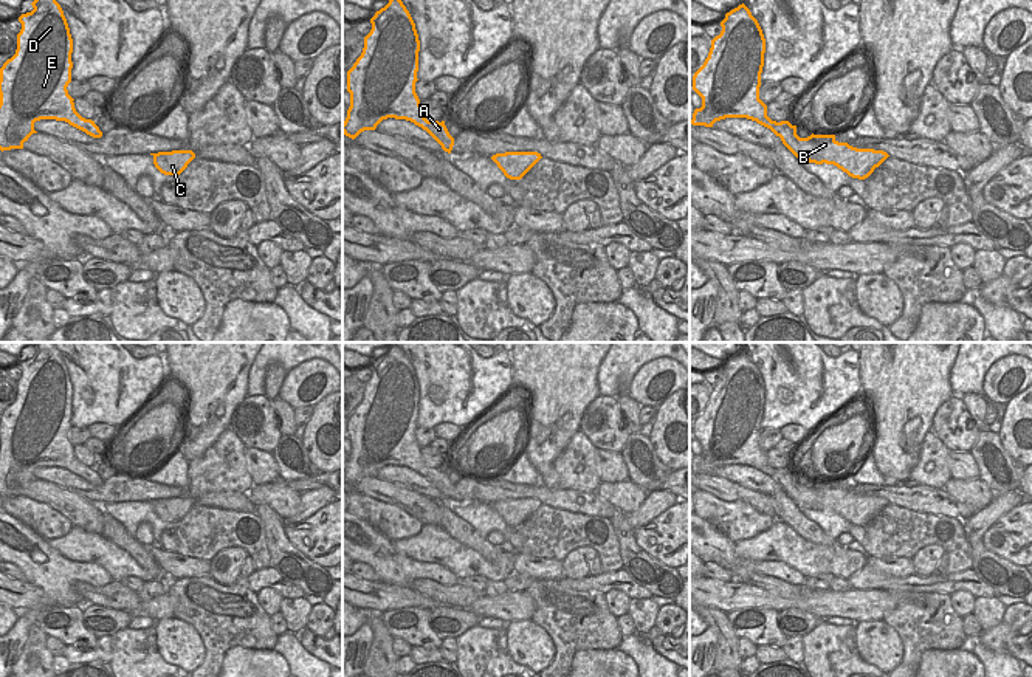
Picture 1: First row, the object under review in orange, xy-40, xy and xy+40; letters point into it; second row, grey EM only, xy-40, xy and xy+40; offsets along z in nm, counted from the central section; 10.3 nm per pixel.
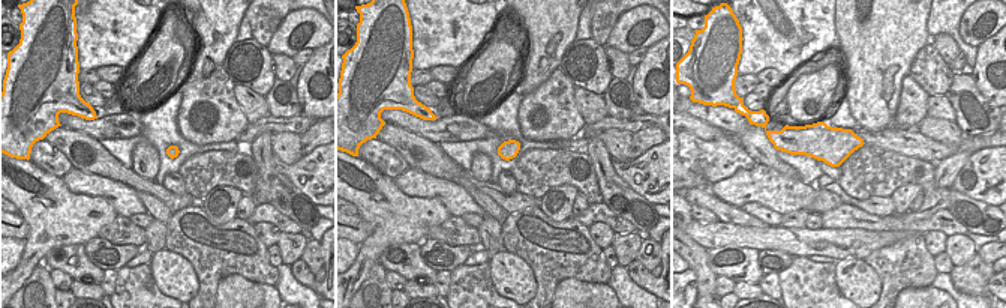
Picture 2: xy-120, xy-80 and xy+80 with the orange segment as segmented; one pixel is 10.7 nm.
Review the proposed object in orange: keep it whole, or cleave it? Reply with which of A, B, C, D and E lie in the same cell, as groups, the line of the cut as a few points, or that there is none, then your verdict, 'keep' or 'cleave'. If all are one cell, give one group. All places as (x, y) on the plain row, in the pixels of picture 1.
A B C D E | no cut | keep

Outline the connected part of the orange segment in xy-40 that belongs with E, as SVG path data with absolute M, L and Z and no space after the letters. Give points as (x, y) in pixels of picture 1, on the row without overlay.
M37 342L33 358L22 361L22 376L17 381L15 401L0 415L0 497L23 496L33 480L34 469L40 466L65 468L93 485L102 479L91 466L82 465L68 442L71 429L73 386L60 352L54 342Z

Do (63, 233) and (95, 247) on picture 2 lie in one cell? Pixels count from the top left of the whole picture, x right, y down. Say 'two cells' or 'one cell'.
two cells

